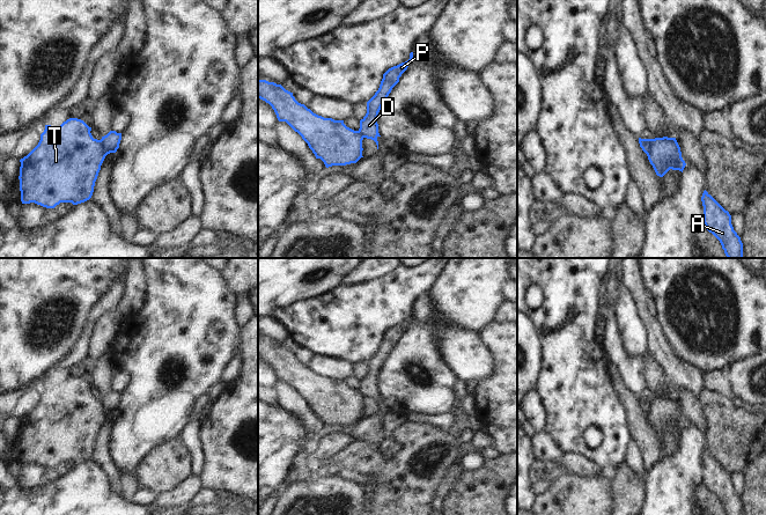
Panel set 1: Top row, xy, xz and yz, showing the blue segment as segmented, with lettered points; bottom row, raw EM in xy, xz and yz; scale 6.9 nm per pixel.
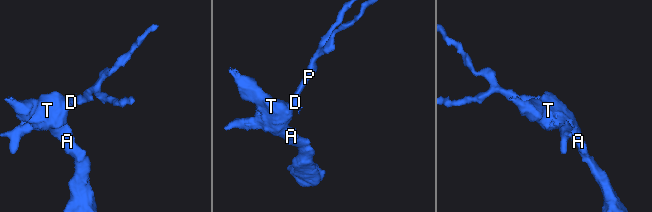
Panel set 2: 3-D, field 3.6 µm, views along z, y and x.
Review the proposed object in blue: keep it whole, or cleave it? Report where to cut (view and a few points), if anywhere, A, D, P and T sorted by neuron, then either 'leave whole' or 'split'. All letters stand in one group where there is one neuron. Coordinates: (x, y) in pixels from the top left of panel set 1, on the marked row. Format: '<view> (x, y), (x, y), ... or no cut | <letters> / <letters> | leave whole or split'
yz (654, 139), (652, 149), (647, 154) | A T / D P | split

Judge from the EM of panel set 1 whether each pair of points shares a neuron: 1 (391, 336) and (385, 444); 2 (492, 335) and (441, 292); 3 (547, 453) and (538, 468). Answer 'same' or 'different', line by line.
1: different
2: different
3: different

